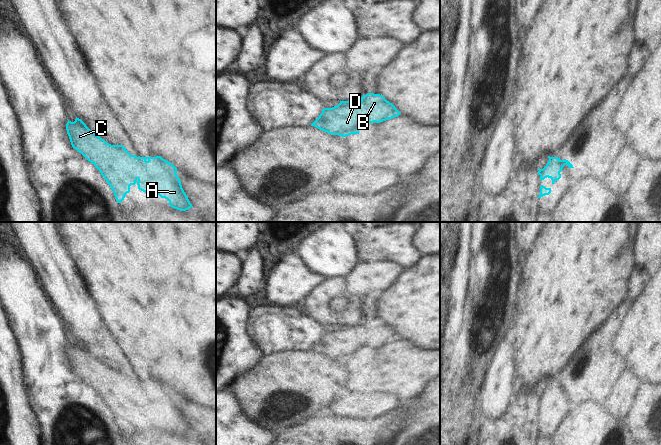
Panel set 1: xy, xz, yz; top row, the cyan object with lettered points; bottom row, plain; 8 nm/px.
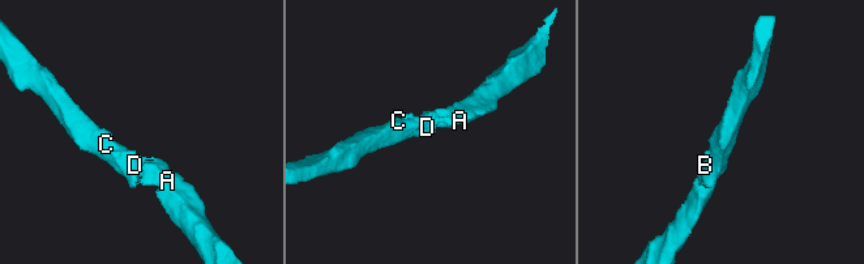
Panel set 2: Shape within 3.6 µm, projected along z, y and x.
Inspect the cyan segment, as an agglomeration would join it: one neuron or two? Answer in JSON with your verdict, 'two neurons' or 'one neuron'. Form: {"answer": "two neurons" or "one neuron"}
{"answer": "one neuron"}

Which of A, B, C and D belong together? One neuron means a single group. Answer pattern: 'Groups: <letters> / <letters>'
Groups: A B C D

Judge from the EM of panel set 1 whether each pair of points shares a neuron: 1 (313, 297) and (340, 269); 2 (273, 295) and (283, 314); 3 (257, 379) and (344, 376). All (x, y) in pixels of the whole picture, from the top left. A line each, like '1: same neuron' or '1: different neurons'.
1: different neurons
2: different neurons
3: same neuron

